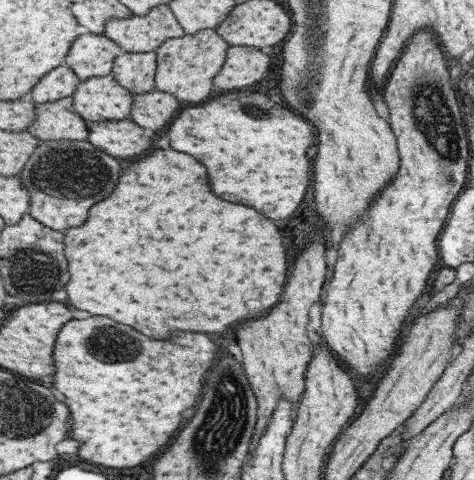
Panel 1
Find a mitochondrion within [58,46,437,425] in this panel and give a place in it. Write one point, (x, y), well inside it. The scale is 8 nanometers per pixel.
(111, 344)

